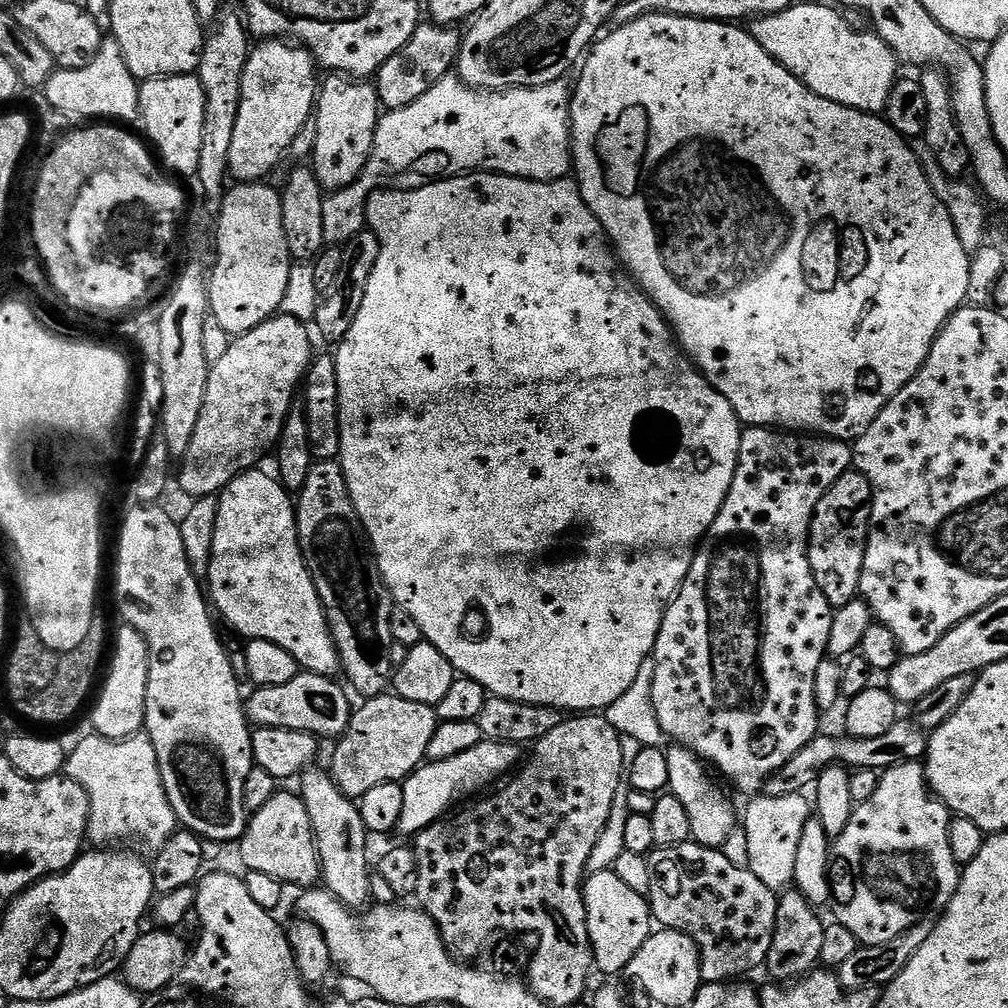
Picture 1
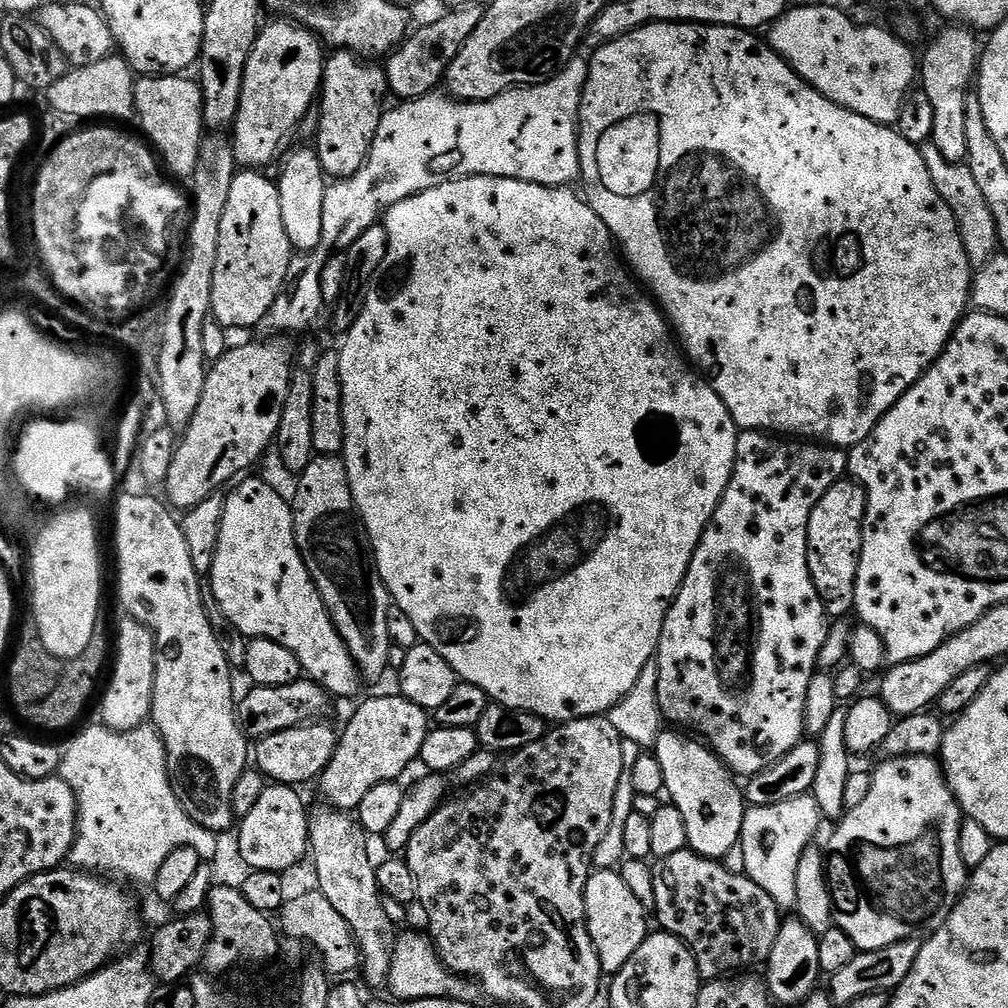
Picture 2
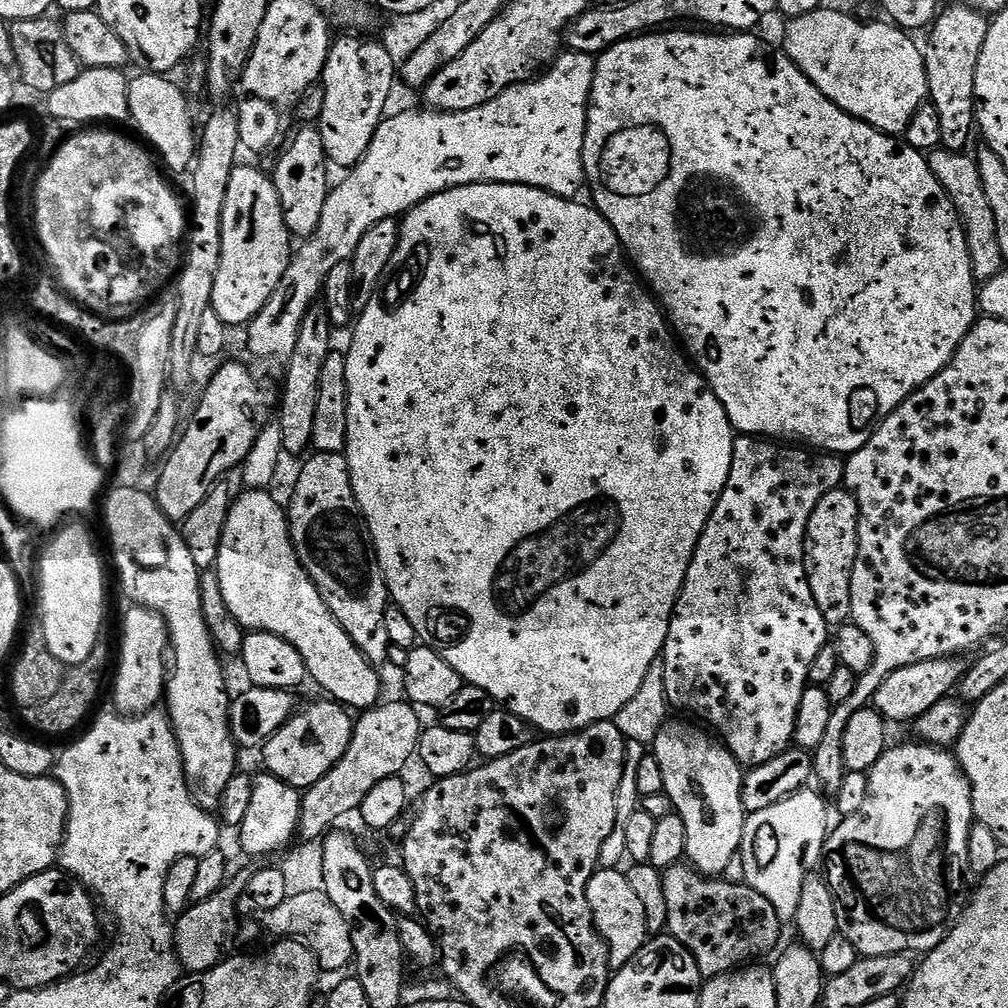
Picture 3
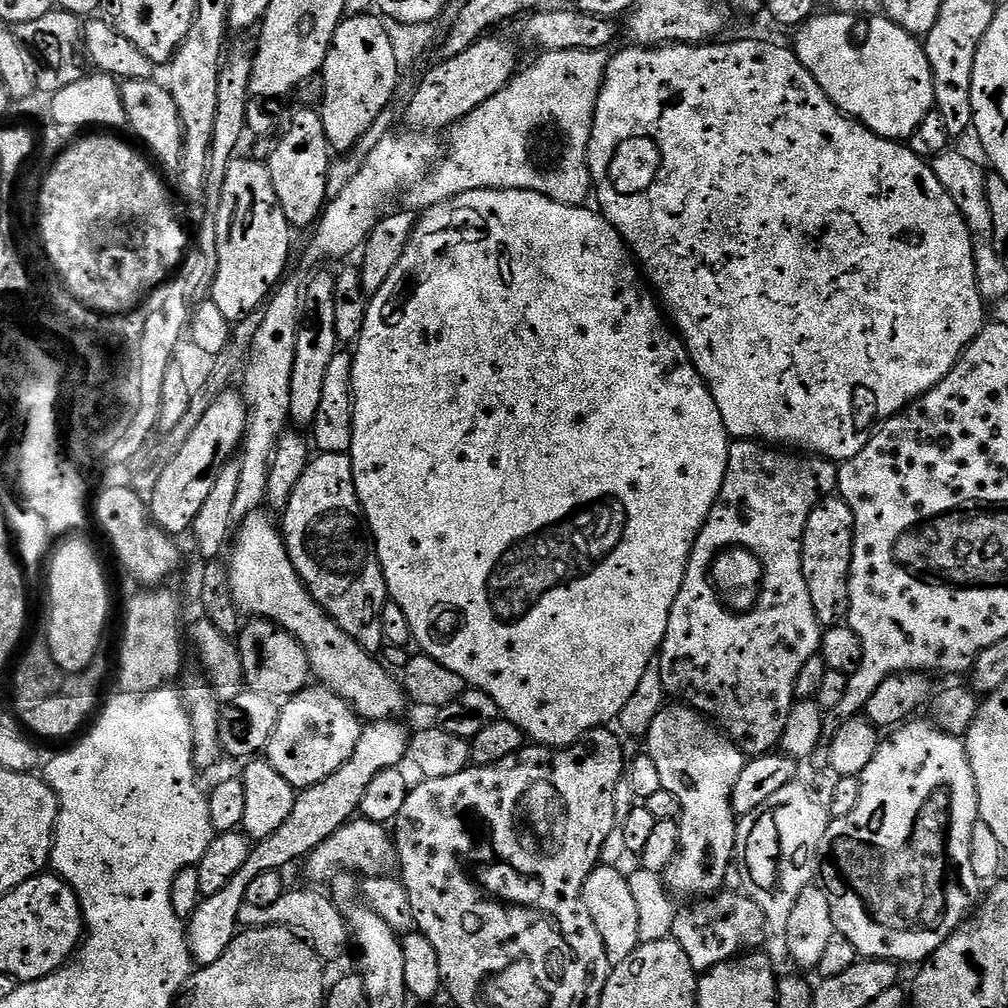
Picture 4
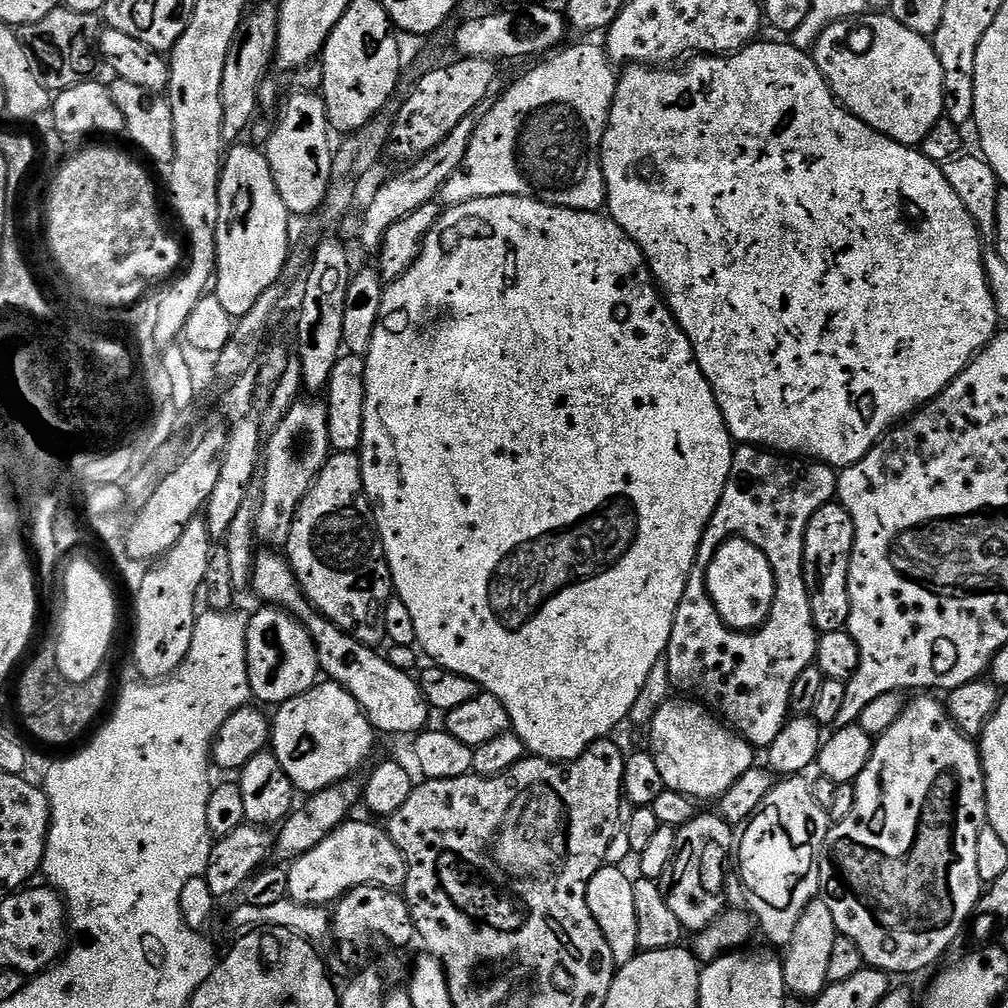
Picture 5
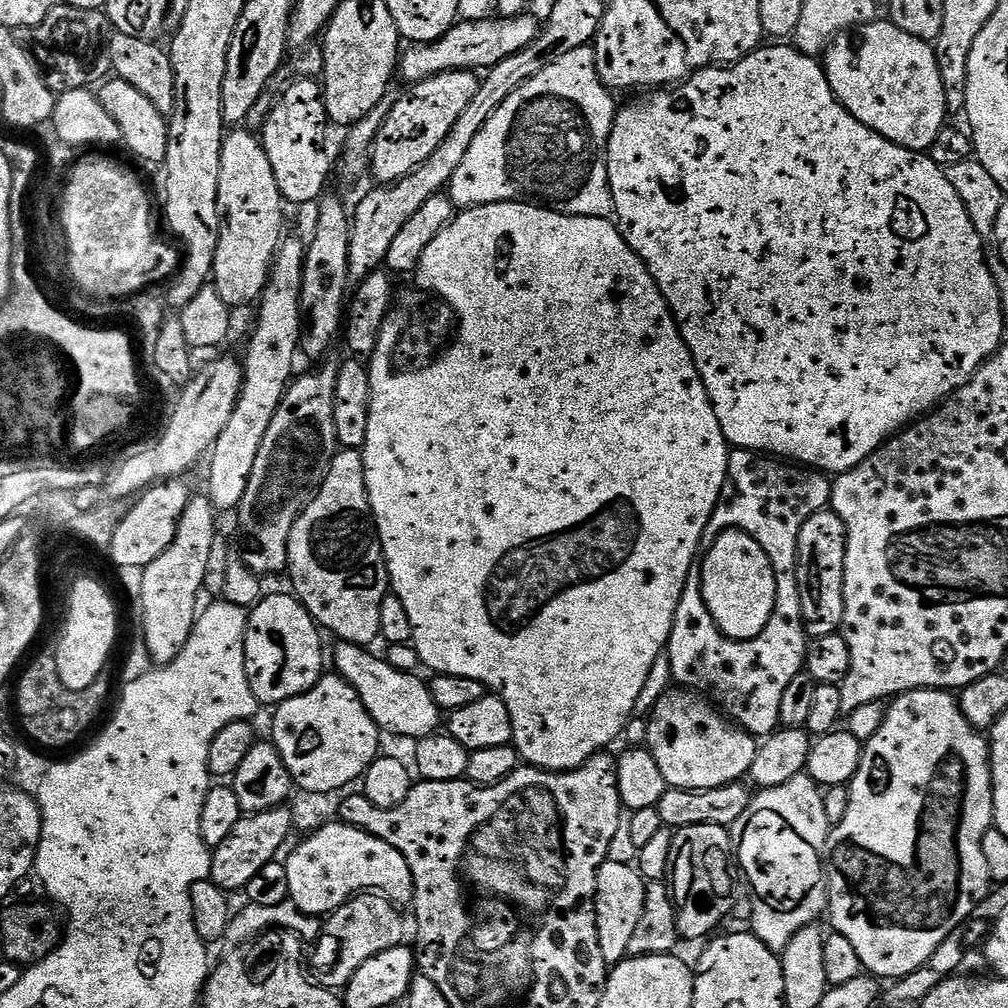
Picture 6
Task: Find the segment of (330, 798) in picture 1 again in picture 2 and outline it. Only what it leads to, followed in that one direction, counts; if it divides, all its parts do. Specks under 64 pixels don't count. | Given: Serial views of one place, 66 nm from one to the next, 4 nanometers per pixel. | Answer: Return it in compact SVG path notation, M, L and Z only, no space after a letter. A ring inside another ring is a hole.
M331 806L323 807L313 811L308 822L310 861L316 867L318 890L348 923L358 949L358 968L364 971L365 982L372 988L383 989L390 974L398 928L386 918L386 910L382 910L376 864L368 853L370 837L355 815Z

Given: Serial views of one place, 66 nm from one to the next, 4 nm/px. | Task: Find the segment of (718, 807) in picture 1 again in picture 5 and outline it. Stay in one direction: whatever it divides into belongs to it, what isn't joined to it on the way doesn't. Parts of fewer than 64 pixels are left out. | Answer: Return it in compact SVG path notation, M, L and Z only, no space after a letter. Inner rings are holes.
M669 698L654 714L650 731L650 751L654 762L658 762L665 789L680 792L693 801L715 801L754 767L752 745L695 699ZM696 814L688 824L678 828L676 852L672 855L672 867L663 890L666 906L674 910L674 918L678 918L681 929L688 931L689 928L689 933L698 933L709 928L726 911L724 878L731 852L733 855L734 828L719 814Z

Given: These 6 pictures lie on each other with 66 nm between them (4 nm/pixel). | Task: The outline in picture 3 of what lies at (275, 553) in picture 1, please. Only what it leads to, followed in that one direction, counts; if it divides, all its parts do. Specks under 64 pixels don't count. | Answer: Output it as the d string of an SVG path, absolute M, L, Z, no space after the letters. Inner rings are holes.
M244 490L241 491L241 496L237 495L232 502L232 509L228 511L226 518L226 526L222 534L222 546L218 550L218 558L214 571L218 576L218 583L221 586L222 598L225 599L225 604L229 608L230 614L248 632L265 632L266 634L278 634L278 638L282 638L286 642L290 642L290 646L294 646L294 650L298 650L298 654L302 654L304 664L308 667L308 676L313 680L318 687L321 688L321 693L327 694L337 704L343 704L349 710L367 710L376 707L381 703L380 696L380 676L377 669L369 662L362 654L362 650L358 650L358 646L354 646L354 642L346 634L346 630L342 630L342 626L334 618L334 614L330 614L330 610L326 606L326 602L322 602L322 594L318 594L318 590L314 586L314 582L306 574L306 570L302 566L302 562L298 558L296 548L292 544L292 533L288 527L288 514L283 503L279 504L268 490Z

